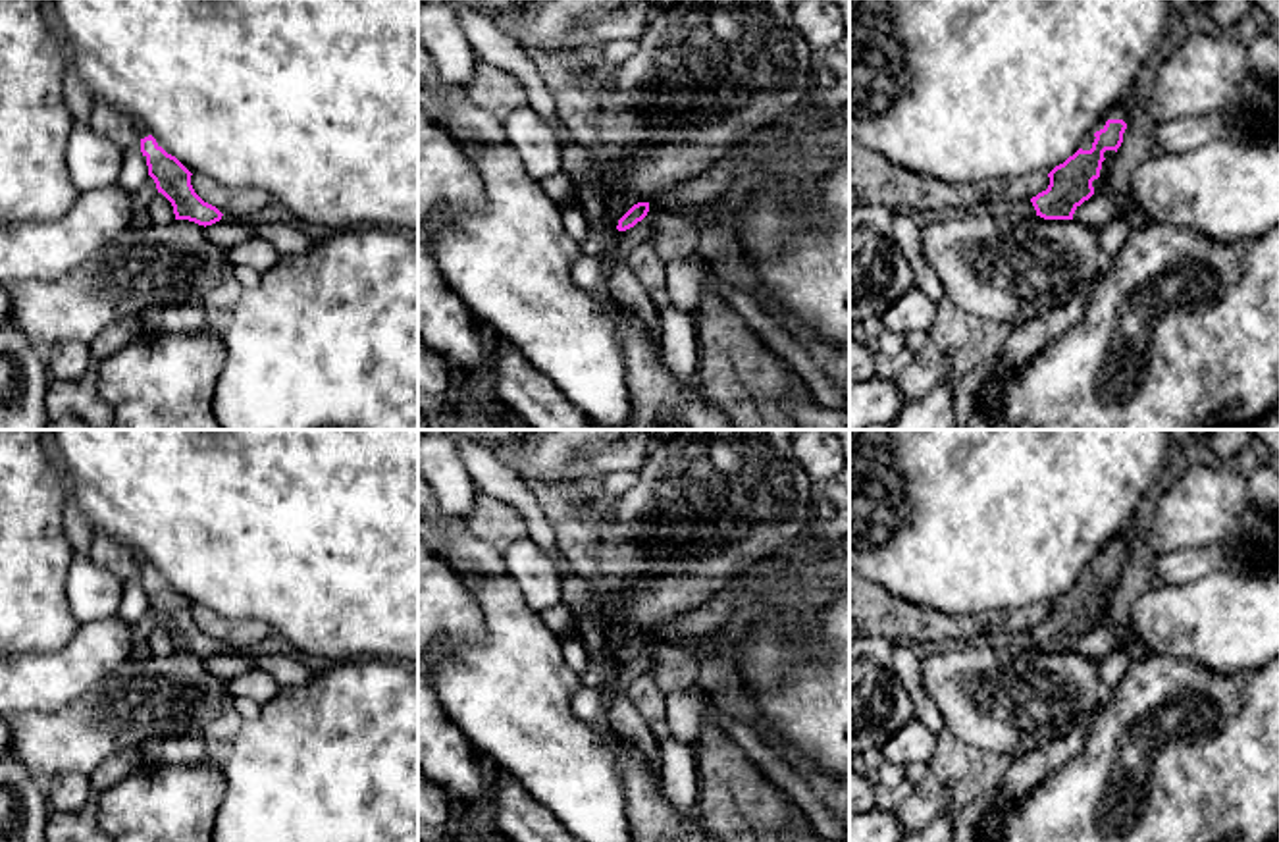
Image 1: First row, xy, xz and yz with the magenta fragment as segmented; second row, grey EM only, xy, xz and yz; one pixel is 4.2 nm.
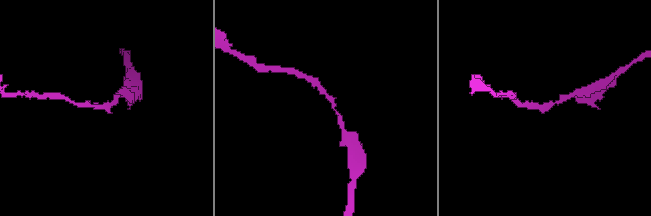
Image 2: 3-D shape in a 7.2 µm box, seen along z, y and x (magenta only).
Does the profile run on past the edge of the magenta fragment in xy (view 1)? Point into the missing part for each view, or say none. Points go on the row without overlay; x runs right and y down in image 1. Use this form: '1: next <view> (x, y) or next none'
1: next none

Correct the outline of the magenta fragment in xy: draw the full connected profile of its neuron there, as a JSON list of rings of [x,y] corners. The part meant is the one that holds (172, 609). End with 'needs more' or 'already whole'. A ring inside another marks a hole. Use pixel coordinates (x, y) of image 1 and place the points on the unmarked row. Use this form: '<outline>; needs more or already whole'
[[[152,566],[141,570],[141,584],[158,624],[171,634],[175,651],[189,651],[204,659],[222,651],[223,645],[195,624],[193,605],[175,588],[168,586]]]; already whole

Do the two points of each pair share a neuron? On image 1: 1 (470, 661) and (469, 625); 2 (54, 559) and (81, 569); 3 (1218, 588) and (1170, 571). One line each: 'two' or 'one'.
1: two
2: two
3: two

